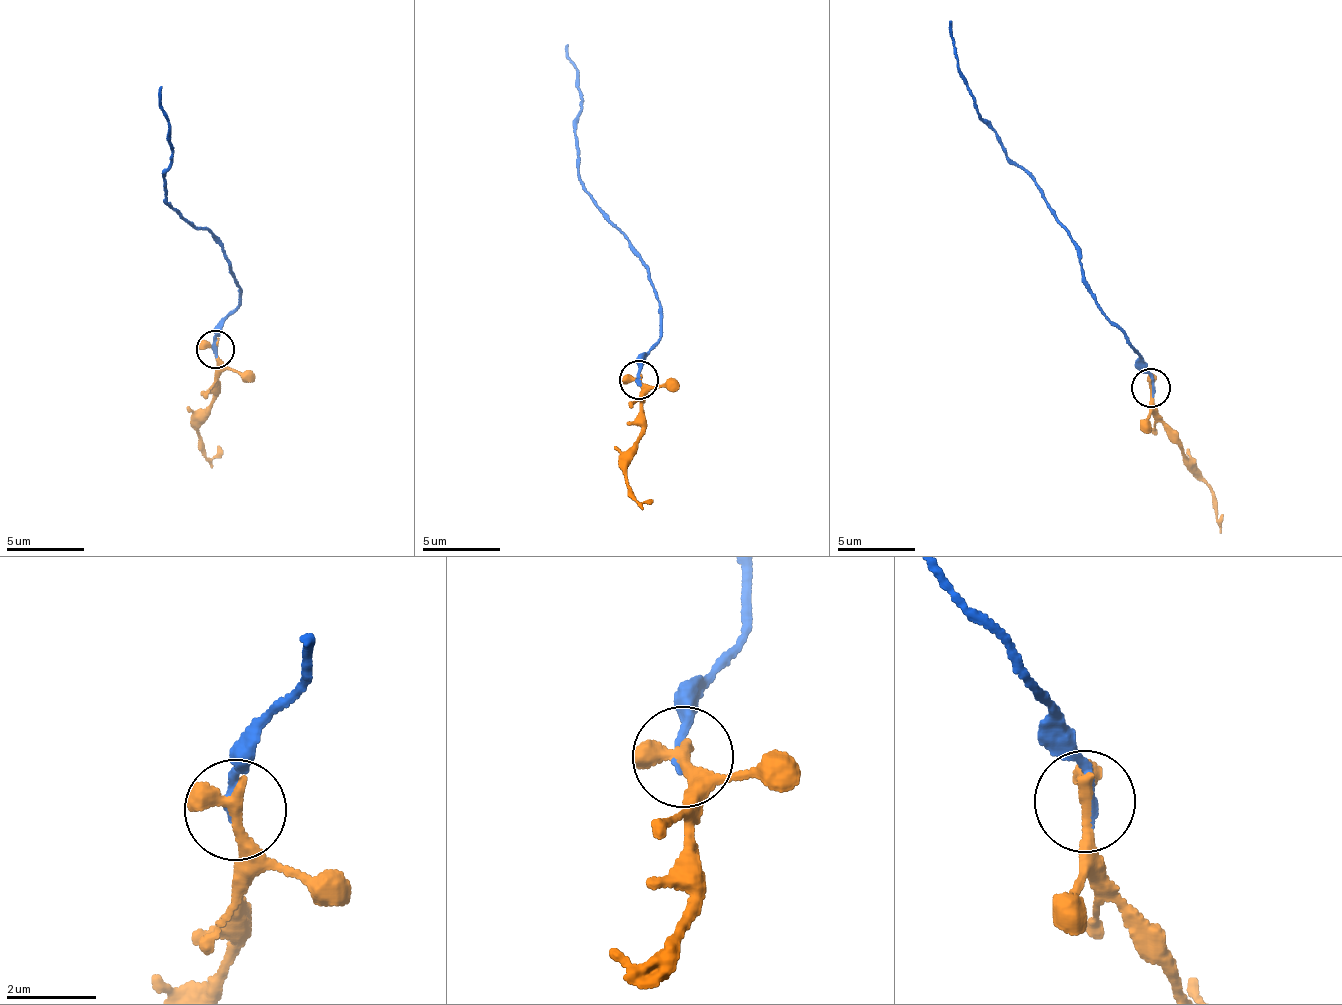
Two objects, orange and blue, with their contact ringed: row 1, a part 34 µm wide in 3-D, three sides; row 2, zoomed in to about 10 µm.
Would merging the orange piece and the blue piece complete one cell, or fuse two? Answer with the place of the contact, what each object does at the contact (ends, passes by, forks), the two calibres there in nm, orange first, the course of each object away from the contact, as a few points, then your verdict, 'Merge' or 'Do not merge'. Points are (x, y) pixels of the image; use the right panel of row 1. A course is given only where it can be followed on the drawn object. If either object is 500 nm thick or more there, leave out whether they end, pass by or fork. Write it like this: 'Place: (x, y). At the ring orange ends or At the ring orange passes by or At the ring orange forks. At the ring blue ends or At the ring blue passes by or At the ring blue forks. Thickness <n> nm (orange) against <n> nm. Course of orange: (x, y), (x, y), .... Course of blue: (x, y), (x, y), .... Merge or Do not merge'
Place: (1151, 387). At the ring orange ends. At the ring blue ends. Thickness 460 nm (orange) against 220 nm. Course of orange: (1152, 387), (1152, 415), (1179, 447), (1194, 476), (1209, 489), (1217, 522), (1222, 516). Course of blue: (1152, 387), (1148, 362), (1106, 316), (1082, 274), (1078, 251), (976, 110), (949, 21). Do not merge

